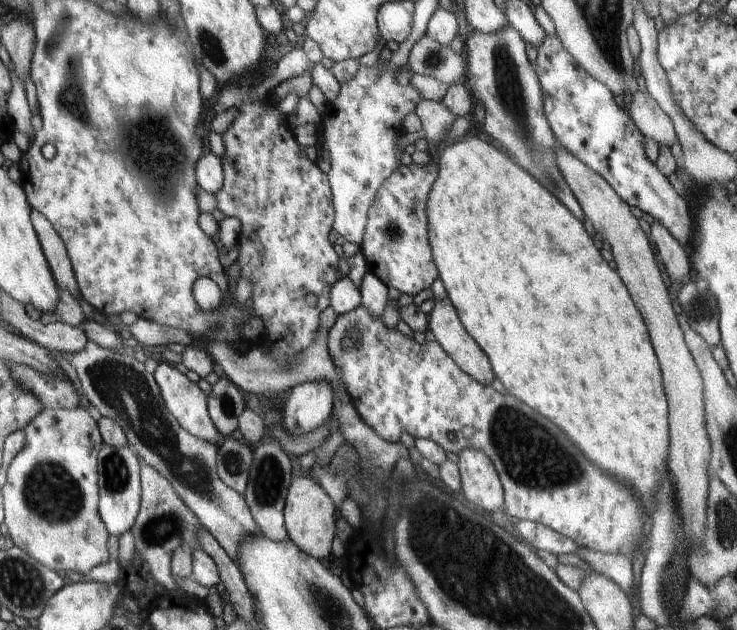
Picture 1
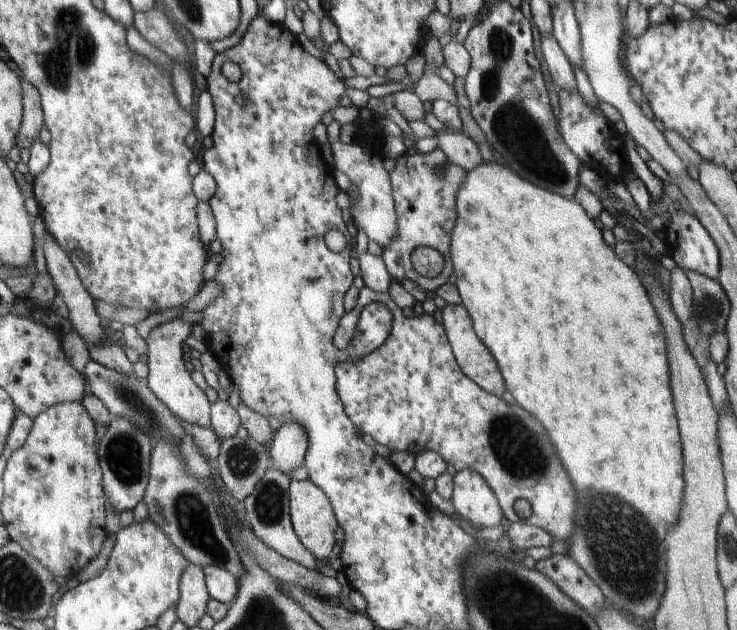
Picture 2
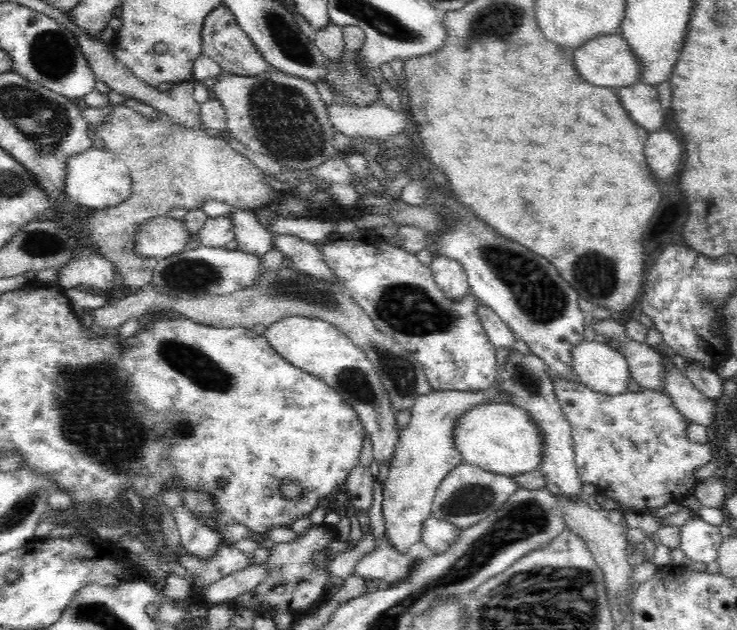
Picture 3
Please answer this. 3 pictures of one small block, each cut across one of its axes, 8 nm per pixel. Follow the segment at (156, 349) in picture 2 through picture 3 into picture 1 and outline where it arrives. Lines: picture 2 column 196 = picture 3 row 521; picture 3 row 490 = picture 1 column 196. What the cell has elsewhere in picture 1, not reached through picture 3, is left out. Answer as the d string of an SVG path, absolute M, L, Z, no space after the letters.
M164 362L156 368L153 376L167 410L176 418L176 422L180 424L180 427L184 428L192 436L202 438L202 440L218 446L223 441L223 437L210 419L207 395L200 390L197 384L186 378L184 374L181 374L174 364L170 366L170 364L164 364Z

